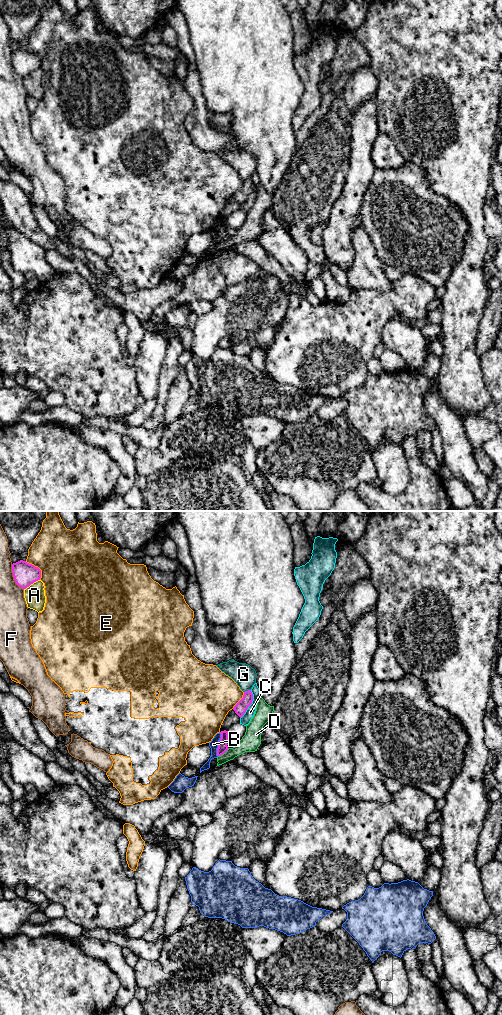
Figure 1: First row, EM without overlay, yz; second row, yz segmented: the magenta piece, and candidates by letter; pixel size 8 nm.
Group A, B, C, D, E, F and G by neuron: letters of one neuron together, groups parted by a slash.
A / B / C / D / E / F / G

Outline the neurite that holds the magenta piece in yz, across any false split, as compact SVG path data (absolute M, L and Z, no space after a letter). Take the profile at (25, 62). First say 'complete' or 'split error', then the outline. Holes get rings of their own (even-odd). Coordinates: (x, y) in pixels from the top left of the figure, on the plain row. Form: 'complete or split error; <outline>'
complete; M23 48L12 52L12 61L16 72L22 77L26 77L41 66L41 58Z

